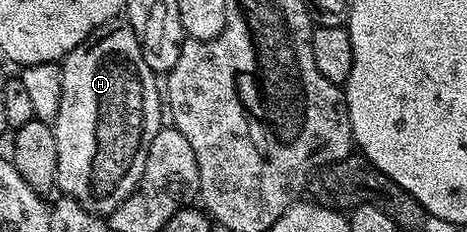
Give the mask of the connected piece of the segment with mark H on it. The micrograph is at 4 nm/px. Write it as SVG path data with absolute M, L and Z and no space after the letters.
M125 19L107 21L97 27L61 62L61 107L53 123L57 143L57 175L55 184L64 197L81 203L90 213L106 215L113 212L137 187L145 171L145 155L149 155L149 143L157 135L165 121L165 109L161 104L161 85L157 74L145 63L137 35Z

